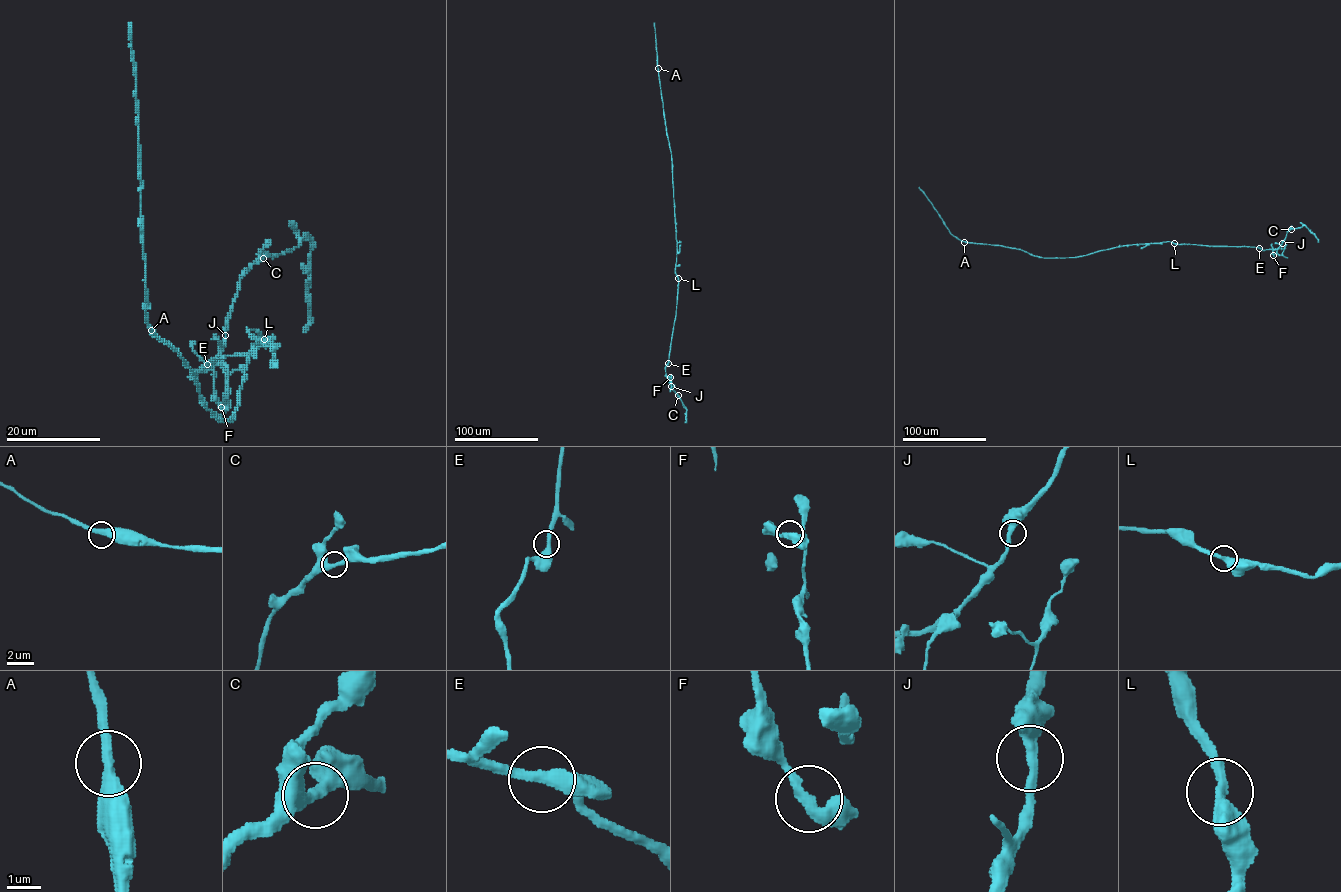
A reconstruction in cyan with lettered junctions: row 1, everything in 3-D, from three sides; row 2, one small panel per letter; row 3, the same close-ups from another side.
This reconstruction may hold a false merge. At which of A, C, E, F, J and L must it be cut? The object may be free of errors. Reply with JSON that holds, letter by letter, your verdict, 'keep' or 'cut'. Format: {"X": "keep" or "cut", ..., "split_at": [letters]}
{"A": "keep", "C": "keep", "E": "keep", "F": "keep", "J": "keep", "L": "keep", "split_at": []}

